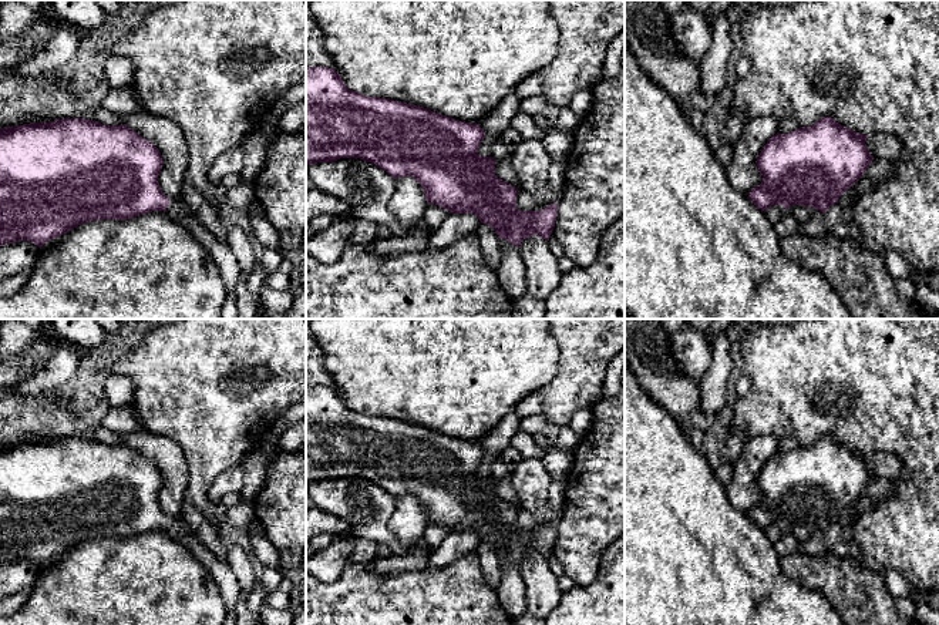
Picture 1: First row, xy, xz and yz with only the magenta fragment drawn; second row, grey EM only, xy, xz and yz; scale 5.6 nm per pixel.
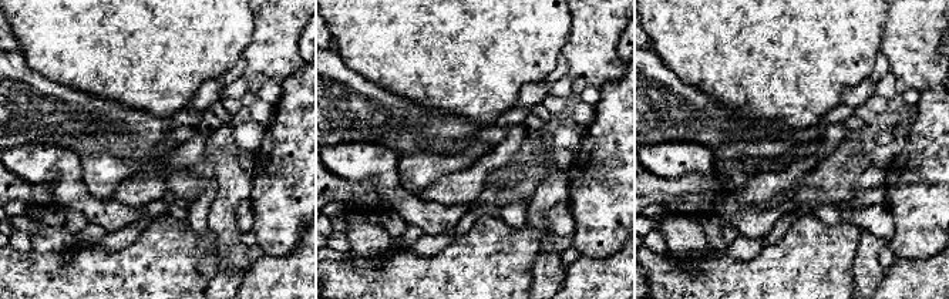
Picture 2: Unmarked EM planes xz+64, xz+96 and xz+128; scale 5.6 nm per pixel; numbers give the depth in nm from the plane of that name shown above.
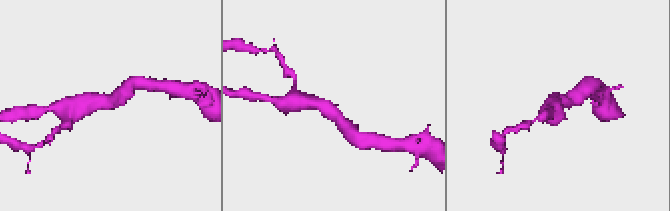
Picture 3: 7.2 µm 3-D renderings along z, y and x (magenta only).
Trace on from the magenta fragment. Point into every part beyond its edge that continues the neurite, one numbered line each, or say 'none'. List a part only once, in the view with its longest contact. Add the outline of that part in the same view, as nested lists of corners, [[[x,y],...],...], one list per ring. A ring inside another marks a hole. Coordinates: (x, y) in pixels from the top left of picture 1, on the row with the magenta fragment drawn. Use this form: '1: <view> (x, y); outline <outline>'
1: xy (177, 209); outline [[[181,198],[171,199],[166,214],[178,224],[195,216],[193,211]]]

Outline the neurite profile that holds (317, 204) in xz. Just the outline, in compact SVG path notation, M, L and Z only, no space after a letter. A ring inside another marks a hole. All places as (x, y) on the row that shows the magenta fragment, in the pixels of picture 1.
M306 165L306 224L310 224L310 221L313 218L317 218L320 215L333 215L333 216L349 216L353 204L350 202L341 202L337 198L331 198L323 192L320 192L307 178L307 168L309 165Z

